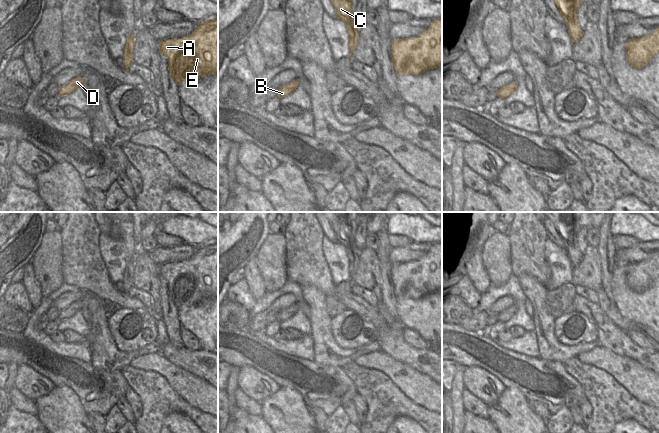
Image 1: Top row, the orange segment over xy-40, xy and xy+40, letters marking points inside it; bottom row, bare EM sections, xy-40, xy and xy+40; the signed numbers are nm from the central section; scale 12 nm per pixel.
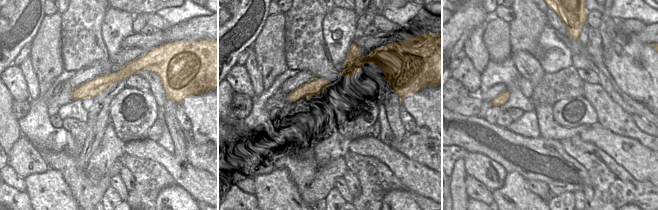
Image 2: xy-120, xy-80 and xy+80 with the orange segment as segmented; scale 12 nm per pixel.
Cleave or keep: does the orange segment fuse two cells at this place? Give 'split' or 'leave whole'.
split

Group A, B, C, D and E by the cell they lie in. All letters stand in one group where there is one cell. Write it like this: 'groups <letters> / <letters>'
groups A B D E / C

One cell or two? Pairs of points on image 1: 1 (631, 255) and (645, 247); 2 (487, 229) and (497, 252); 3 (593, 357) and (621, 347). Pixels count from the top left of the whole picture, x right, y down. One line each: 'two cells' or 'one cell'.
1: one cell
2: two cells
3: two cells

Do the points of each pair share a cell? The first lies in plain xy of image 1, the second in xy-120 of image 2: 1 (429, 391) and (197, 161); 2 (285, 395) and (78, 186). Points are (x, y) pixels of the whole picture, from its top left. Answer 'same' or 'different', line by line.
1: different
2: different

